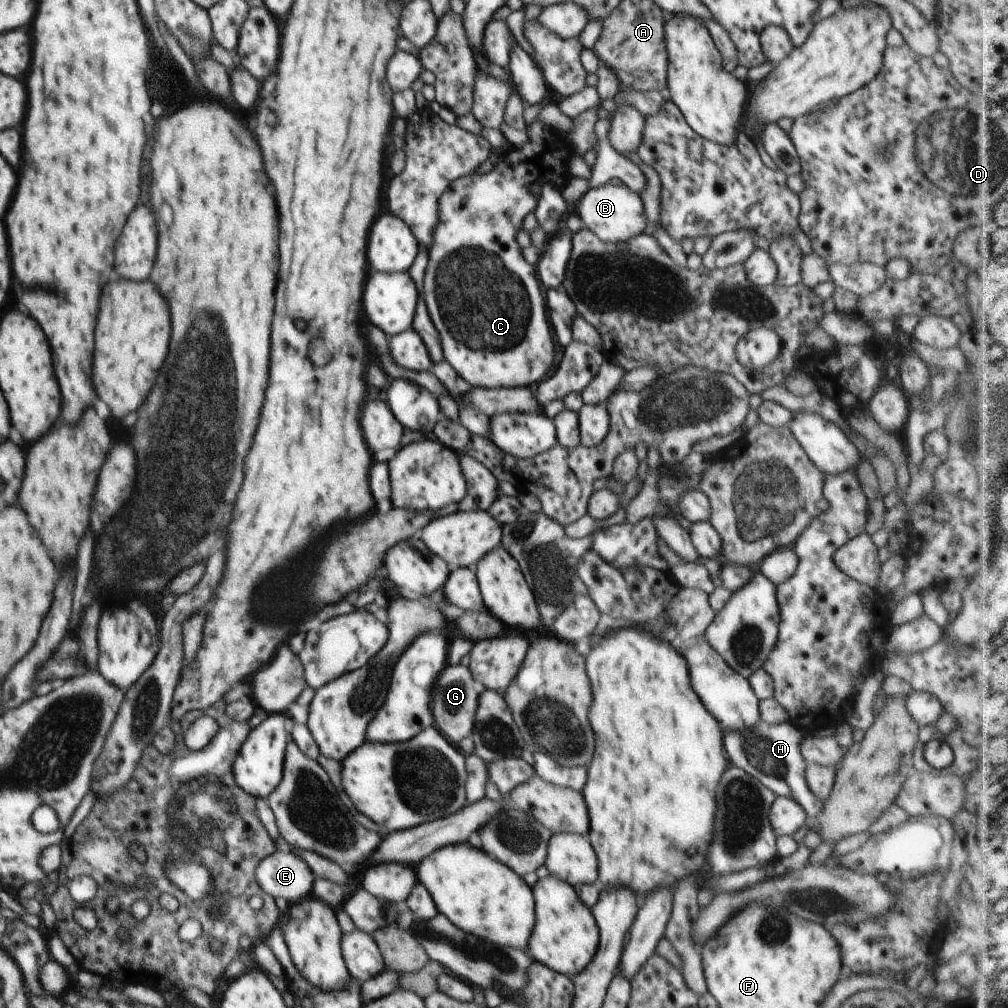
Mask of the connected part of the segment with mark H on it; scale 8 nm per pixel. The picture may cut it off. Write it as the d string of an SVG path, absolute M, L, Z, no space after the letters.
M759 720L752 728L723 733L723 748L735 767L741 768L776 796L793 798L807 814L805 824L812 829L813 818L822 810L823 801L814 796L805 779L807 763L801 753L804 732L792 722L766 723Z

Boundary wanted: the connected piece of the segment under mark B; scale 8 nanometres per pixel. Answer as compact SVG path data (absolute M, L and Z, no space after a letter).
M605 184L595 189L590 189L578 201L578 213L584 228L591 230L600 240L609 243L629 241L647 229L644 204L637 192L624 185Z

